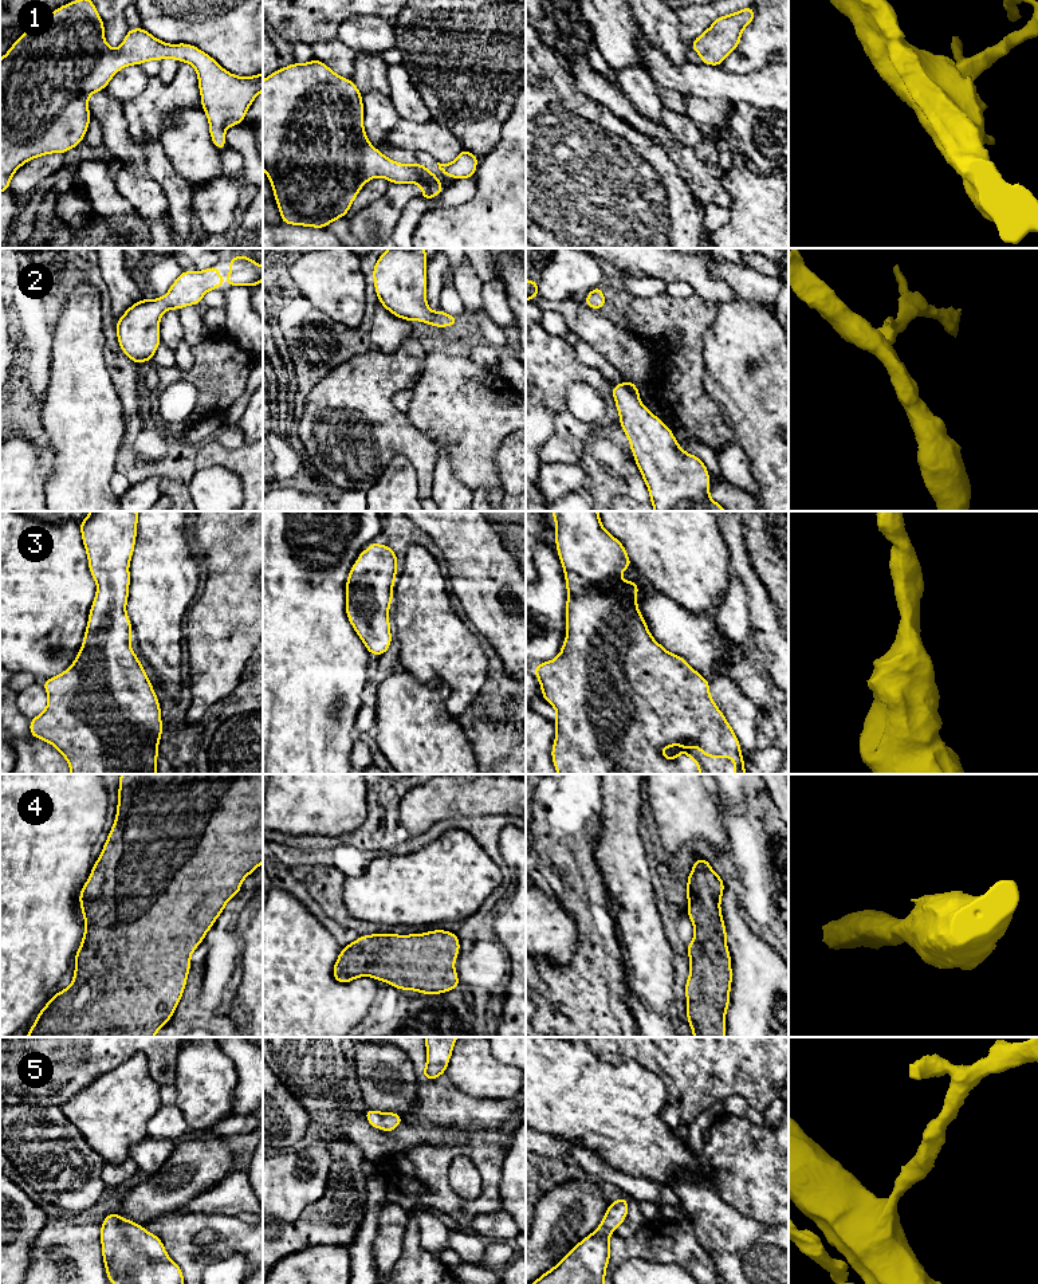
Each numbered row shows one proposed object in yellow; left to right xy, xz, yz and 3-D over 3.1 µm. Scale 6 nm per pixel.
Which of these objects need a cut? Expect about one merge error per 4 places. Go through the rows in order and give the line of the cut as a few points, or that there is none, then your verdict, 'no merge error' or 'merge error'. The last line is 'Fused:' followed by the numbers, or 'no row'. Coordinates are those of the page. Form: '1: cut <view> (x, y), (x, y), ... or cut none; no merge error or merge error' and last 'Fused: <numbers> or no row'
1: cut none; no merge error
2: cut none; no merge error
3: cut none; no merge error
4: cut none; no merge error
5: cut none; no merge error
Fused: no row

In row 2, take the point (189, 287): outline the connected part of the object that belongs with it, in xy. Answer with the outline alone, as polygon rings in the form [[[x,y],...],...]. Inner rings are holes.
[[[219,266],[204,271],[182,271],[164,298],[145,299],[130,306],[117,321],[117,338],[121,350],[138,366],[150,361],[161,343],[160,319],[168,309],[180,310],[200,305],[209,290],[223,286]]]

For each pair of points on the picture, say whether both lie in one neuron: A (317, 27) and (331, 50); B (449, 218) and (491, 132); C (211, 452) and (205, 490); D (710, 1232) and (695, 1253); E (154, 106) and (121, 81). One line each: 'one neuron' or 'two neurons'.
A: two neurons
B: two neurons
C: two neurons
D: two neurons
E: two neurons

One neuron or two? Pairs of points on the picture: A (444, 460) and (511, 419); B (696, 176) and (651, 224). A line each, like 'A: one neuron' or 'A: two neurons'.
A: two neurons
B: two neurons

